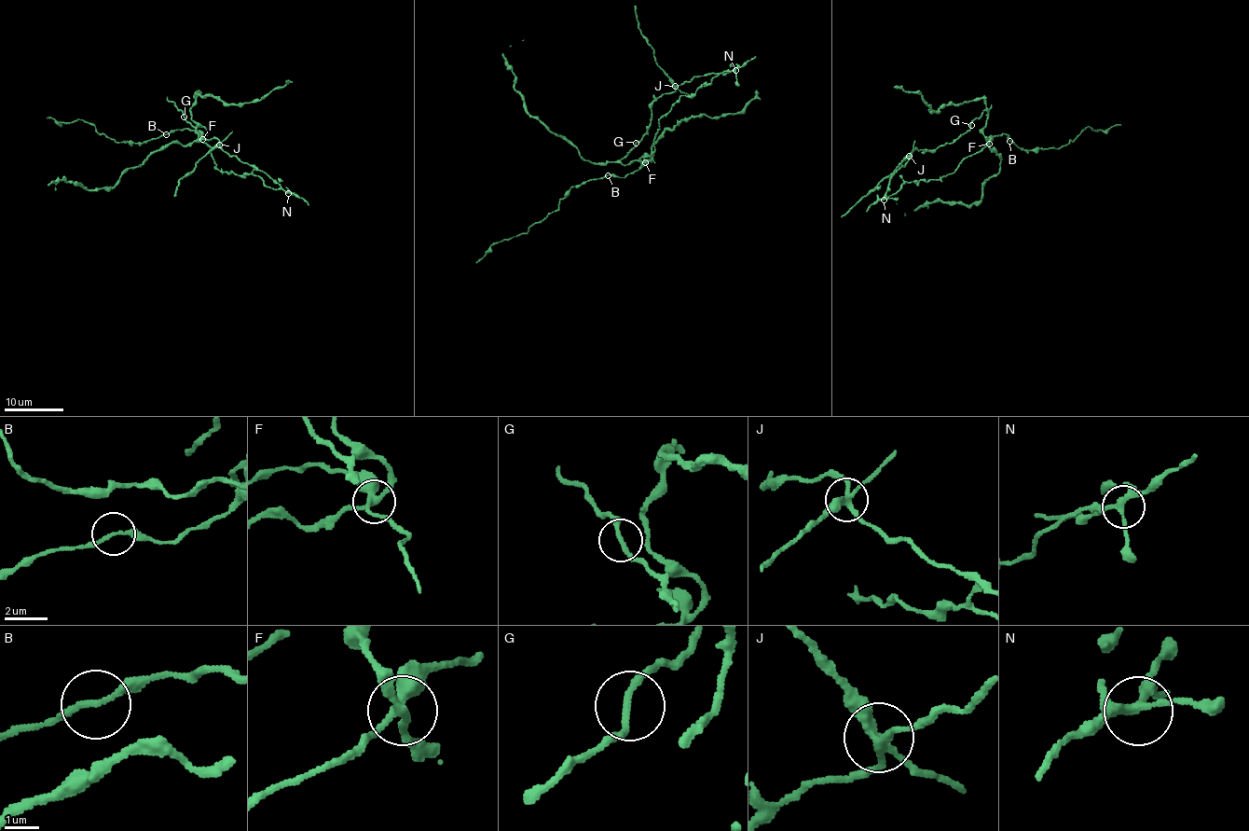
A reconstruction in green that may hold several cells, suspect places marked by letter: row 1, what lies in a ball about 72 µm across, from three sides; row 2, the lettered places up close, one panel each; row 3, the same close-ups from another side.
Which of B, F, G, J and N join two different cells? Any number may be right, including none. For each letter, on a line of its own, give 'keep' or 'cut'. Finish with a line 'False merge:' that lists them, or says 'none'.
B: cut
F: cut
G: keep
J: cut
N: keep
False merge: B, F, J

